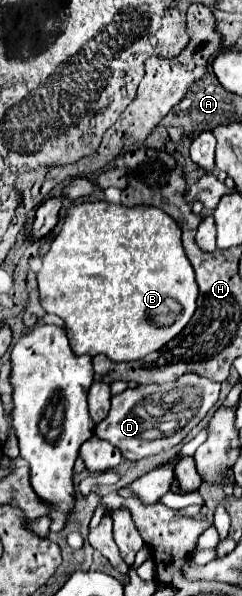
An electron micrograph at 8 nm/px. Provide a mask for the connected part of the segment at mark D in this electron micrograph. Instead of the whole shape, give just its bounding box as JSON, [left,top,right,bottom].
[95,375,221,461]

